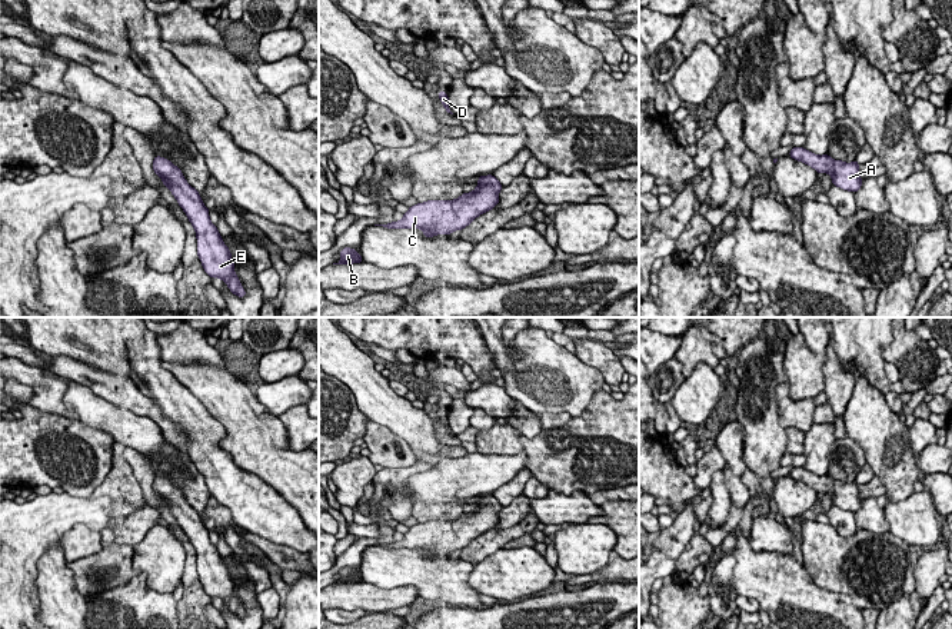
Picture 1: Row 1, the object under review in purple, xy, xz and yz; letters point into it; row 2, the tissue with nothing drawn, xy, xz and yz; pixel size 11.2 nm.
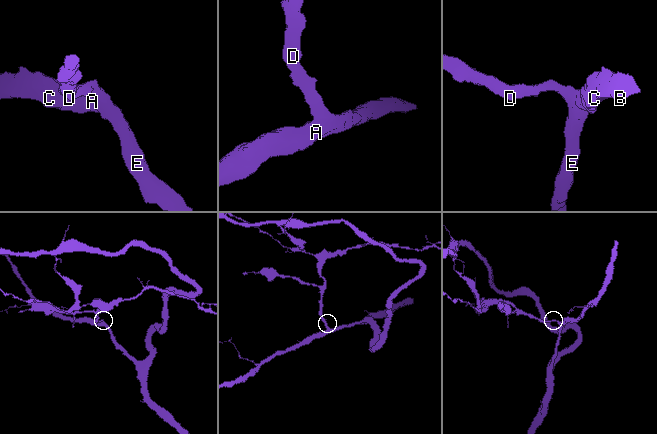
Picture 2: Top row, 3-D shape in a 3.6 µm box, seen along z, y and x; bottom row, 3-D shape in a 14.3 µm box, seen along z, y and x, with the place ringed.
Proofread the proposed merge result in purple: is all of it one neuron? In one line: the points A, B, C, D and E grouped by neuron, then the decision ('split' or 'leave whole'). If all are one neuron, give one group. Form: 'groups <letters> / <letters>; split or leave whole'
groups A B C D E; leave whole

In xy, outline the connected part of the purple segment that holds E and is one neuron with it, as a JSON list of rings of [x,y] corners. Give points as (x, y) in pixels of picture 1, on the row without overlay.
[[[156,476],[152,487],[162,497],[163,506],[170,509],[193,545],[197,558],[197,575],[204,592],[212,599],[220,598],[233,615],[244,618],[246,612],[234,593],[230,570],[223,563],[217,548],[210,542],[209,529],[203,525],[197,510],[186,502],[182,490],[170,480]]]

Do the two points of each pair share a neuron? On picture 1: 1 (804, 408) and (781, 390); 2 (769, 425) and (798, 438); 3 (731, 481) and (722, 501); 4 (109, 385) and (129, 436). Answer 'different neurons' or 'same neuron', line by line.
1: same neuron
2: different neurons
3: different neurons
4: different neurons

